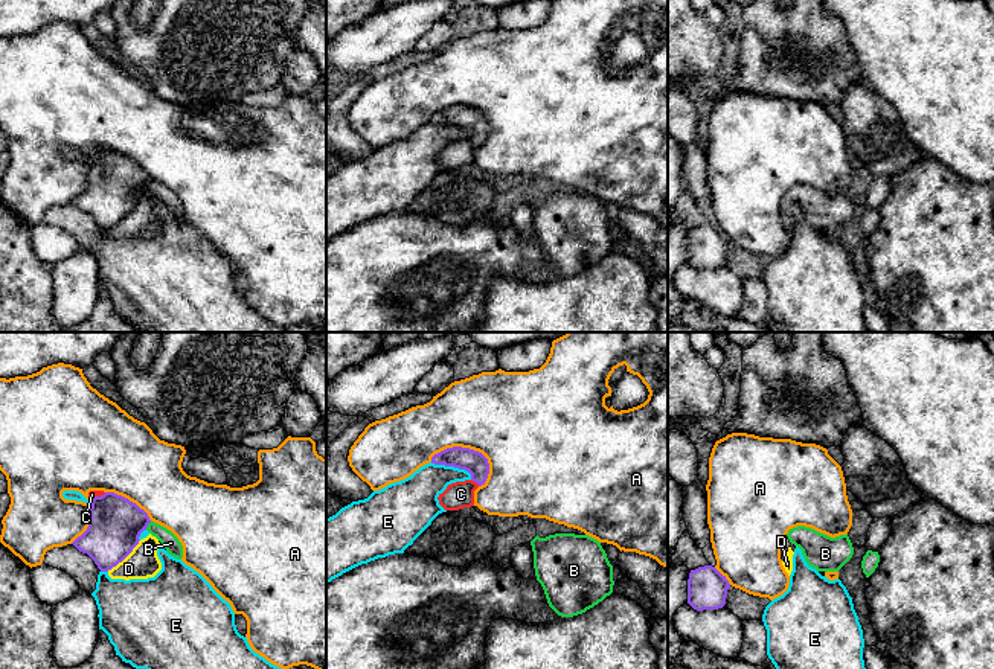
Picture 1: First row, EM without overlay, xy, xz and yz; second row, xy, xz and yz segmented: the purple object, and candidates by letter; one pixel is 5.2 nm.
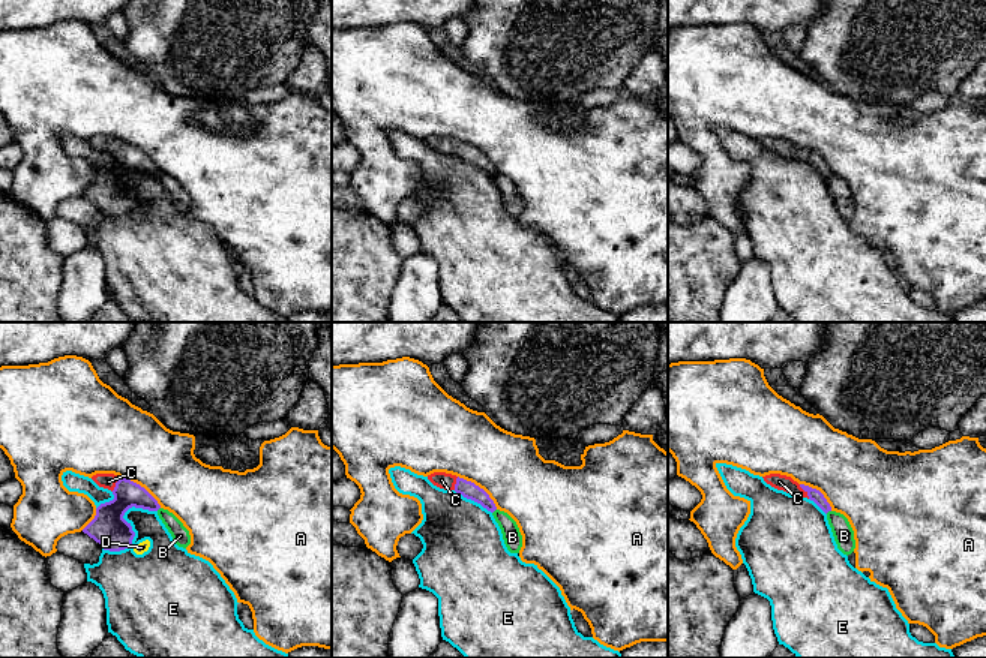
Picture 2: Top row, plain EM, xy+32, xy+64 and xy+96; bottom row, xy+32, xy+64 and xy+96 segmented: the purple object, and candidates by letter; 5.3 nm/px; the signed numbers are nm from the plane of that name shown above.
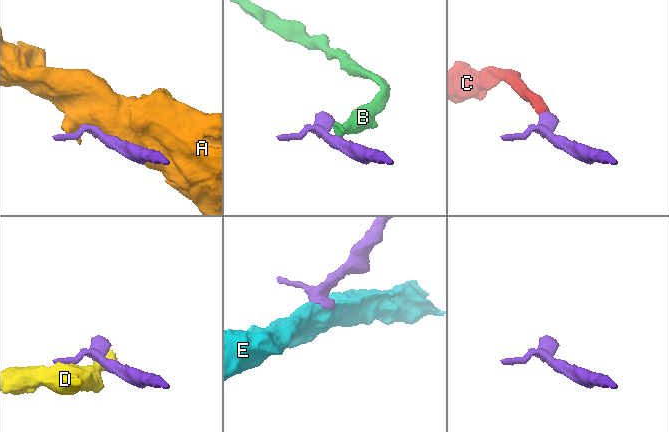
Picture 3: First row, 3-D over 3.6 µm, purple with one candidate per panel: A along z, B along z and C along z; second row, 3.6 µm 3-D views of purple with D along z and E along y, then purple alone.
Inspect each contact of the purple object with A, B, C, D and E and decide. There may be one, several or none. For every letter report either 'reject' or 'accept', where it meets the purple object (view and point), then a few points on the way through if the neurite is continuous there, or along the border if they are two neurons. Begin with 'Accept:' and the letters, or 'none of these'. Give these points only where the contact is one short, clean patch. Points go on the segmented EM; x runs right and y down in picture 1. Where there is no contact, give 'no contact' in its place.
Accept: C
A: reject; meets purple in xz at (465, 448)
B: reject; meets purple in xy at (147, 526); border along xy (151, 521), (145, 529)
C: accept; meets purple in xz at (476, 482)
D: reject; meets purple in xy at (124, 558)
E: reject; meets purple in xz at (453, 465)

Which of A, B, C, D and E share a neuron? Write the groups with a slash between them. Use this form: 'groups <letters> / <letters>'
groups A / B D / C / E

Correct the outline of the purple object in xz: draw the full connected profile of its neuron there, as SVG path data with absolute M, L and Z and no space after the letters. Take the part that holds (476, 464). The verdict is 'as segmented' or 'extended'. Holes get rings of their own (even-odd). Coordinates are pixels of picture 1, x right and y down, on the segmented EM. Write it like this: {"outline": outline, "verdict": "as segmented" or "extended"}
{"outline": "M453 447L434 454L431 463L454 466L471 474L470 480L448 485L438 497L439 504L445 511L459 511L474 506L474 491L485 485L489 474L488 459L479 451Z", "verdict": "extended"}

